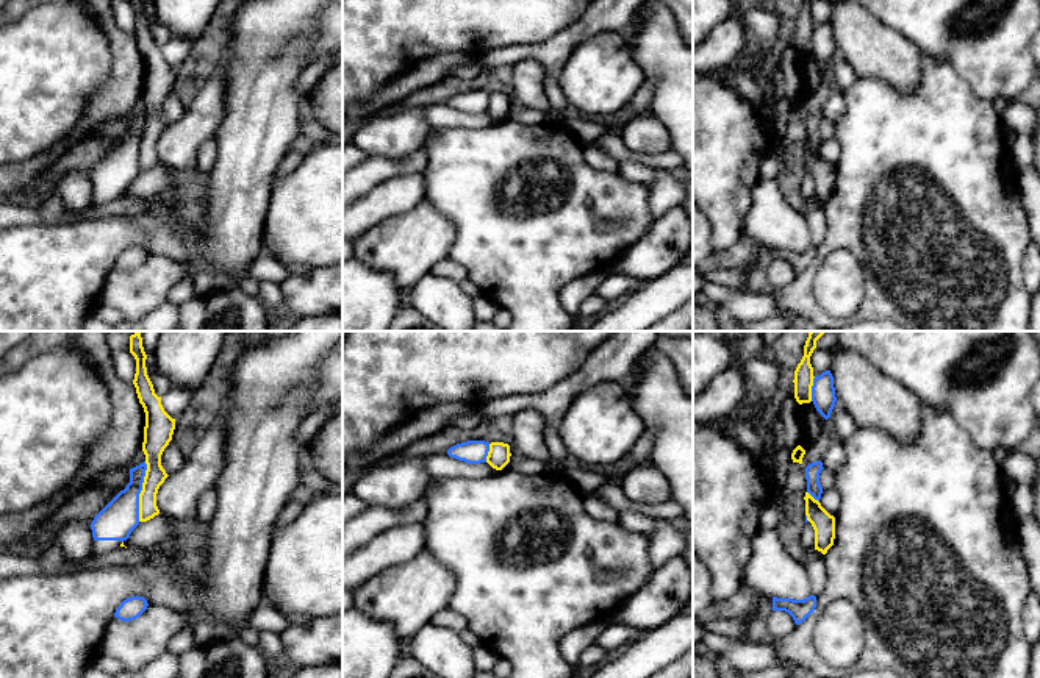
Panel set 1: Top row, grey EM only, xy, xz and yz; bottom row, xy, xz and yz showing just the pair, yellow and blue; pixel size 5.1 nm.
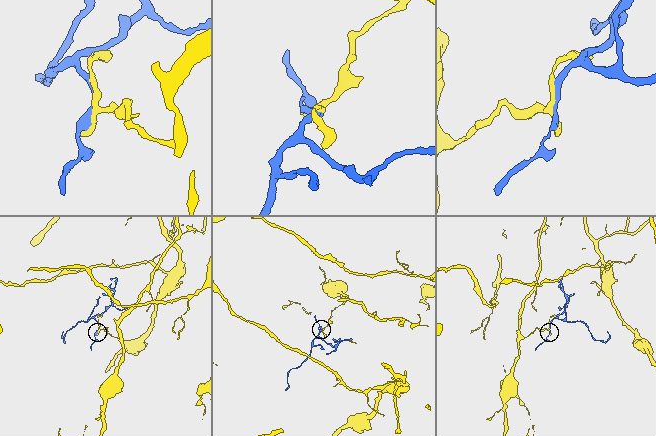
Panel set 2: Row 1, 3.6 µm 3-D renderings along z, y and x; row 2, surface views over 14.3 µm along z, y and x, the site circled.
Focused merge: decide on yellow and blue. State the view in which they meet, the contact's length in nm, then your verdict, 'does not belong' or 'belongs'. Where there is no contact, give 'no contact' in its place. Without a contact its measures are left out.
meets yellow in xy; contact 320 nm long; does not belong

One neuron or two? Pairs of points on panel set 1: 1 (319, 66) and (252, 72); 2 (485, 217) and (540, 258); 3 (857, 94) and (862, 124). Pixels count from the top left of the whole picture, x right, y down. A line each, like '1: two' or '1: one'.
1: two
2: one
3: one

